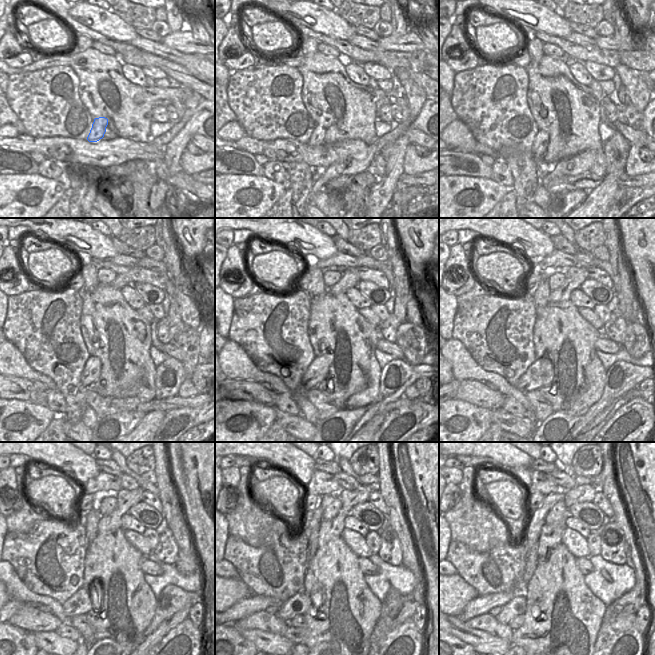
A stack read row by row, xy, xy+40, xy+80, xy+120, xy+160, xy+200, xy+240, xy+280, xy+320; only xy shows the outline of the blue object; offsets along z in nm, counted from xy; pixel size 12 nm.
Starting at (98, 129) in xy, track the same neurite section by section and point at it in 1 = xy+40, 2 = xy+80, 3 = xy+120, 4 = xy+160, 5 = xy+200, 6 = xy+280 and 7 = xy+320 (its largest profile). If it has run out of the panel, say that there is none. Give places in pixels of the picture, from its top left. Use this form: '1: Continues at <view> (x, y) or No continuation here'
1: Continues at xy+40 (317, 137)
2: Continues at xy+80 (540, 144)
3: Continues at xy+120 (91, 372)
4: Continues at xy+160 (317, 371)
5: Continues at xy+200 (541, 373)
6: Continues at xy+280 (298, 604)
7: Continues at xy+320 (517, 606)

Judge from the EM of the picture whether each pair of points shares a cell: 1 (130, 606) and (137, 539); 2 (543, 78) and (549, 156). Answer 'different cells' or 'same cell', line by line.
1: different cells
2: same cell

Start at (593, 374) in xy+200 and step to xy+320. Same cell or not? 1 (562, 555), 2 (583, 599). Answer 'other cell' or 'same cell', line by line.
1: same cell
2: same cell

